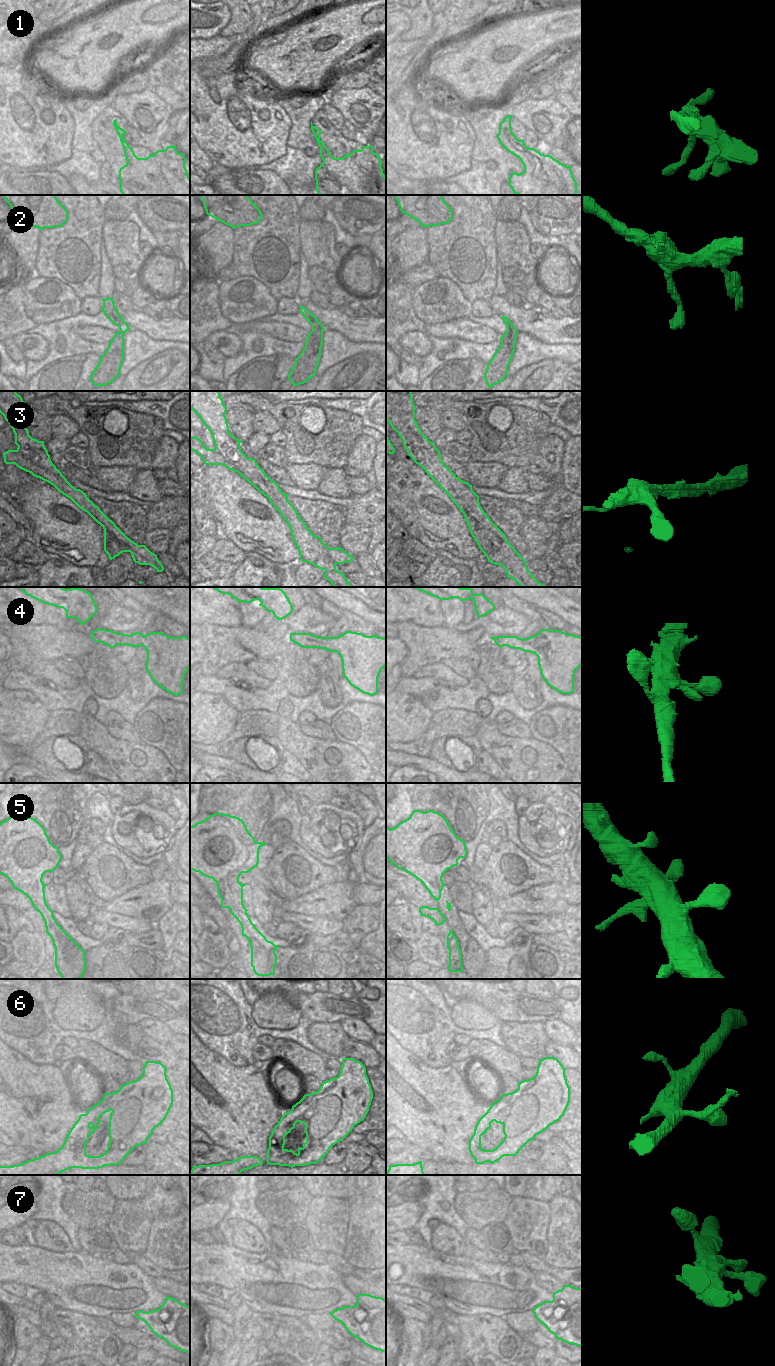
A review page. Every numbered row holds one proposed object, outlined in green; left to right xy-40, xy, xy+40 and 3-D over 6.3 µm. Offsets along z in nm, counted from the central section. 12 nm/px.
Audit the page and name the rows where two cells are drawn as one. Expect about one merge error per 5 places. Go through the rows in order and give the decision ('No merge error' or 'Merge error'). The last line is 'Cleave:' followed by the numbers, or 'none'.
1: Merge error
2: No merge error
3: Merge error
4: No merge error
5: No merge error
6: No merge error
7: Merge error
Cleave: 1, 3, 7.

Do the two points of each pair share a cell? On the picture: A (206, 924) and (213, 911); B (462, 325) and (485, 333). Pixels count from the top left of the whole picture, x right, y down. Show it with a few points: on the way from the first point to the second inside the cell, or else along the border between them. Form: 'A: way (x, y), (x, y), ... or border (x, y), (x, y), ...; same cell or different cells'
A: way (206, 921), (210, 914); same cell
B: way (468, 330), (479, 333); same cell

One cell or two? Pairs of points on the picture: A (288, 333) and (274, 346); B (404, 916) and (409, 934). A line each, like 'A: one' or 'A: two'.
A: two
B: one

